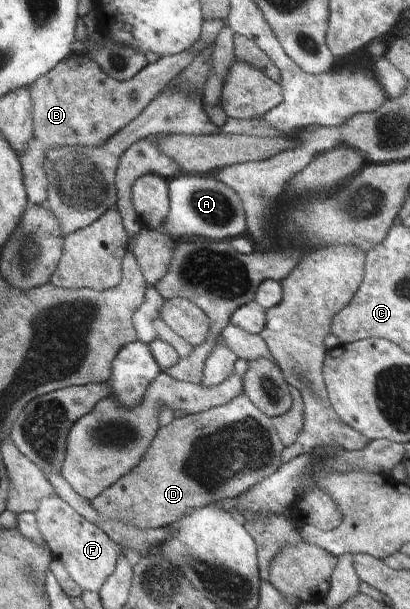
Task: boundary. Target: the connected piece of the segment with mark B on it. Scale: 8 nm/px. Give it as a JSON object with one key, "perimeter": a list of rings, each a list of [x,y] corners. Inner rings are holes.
{"perimeter":[[[204,20],[200,38],[189,50],[160,57],[125,81],[109,77],[95,60],[87,56],[69,54],[28,87],[33,102],[34,137],[45,147],[45,151],[58,145],[101,145],[129,125],[182,73],[199,52],[207,46],[213,46],[223,25],[226,25],[224,20]]]}

